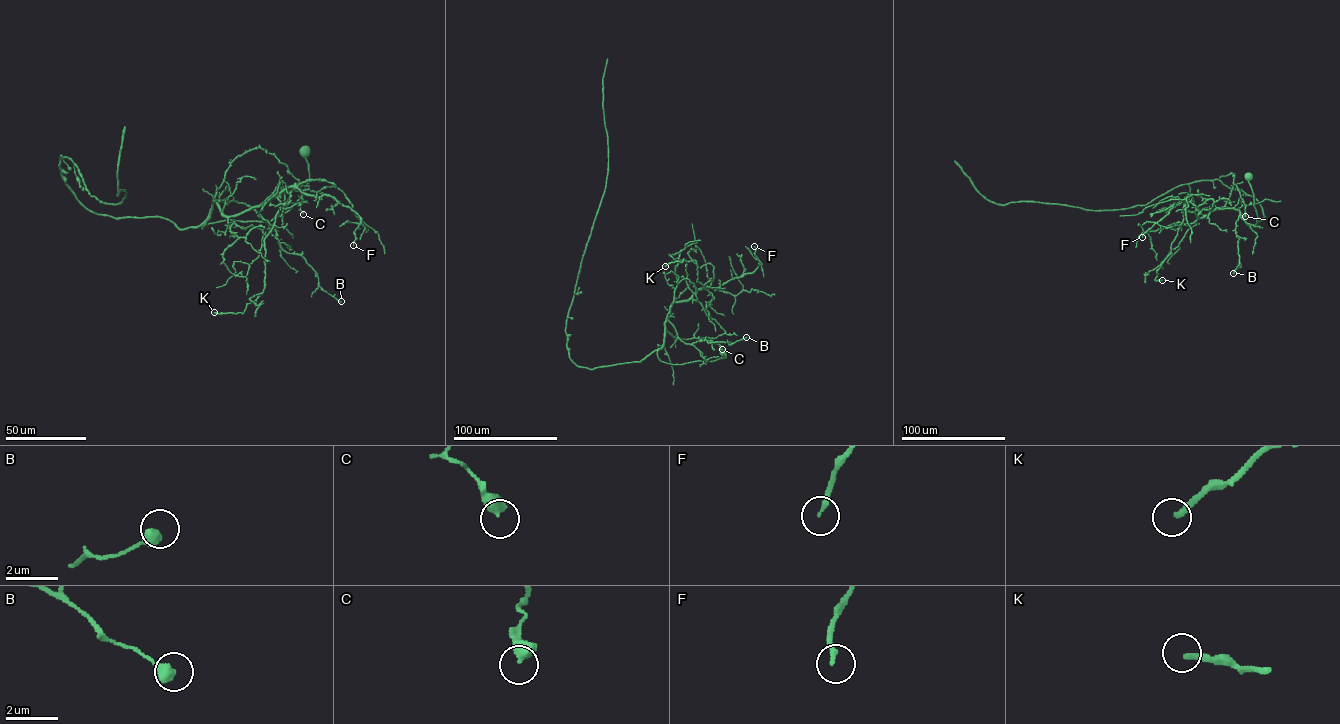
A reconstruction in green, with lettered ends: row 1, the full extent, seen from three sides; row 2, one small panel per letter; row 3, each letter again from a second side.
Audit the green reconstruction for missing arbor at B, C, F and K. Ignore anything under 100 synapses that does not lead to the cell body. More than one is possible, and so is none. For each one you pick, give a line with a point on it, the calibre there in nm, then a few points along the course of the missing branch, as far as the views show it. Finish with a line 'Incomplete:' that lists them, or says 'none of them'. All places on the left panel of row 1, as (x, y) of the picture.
Incomplete: none of them

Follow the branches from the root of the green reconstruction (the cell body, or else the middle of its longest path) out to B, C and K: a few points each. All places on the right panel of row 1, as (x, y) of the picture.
B: (1248, 176), (1260, 221), (1249, 225), (1238, 211), (1216, 208), (1239, 211), (1239, 264), (1233, 273)
C: (1248, 176), (1256, 221), (1260, 221), (1247, 225), (1238, 211), (1225, 205), (1234, 174), (1245, 216)
K: (1248, 176), (1260, 221), (1247, 225), (1227, 208), (1198, 218), (1184, 206), (1156, 271), (1162, 280)

